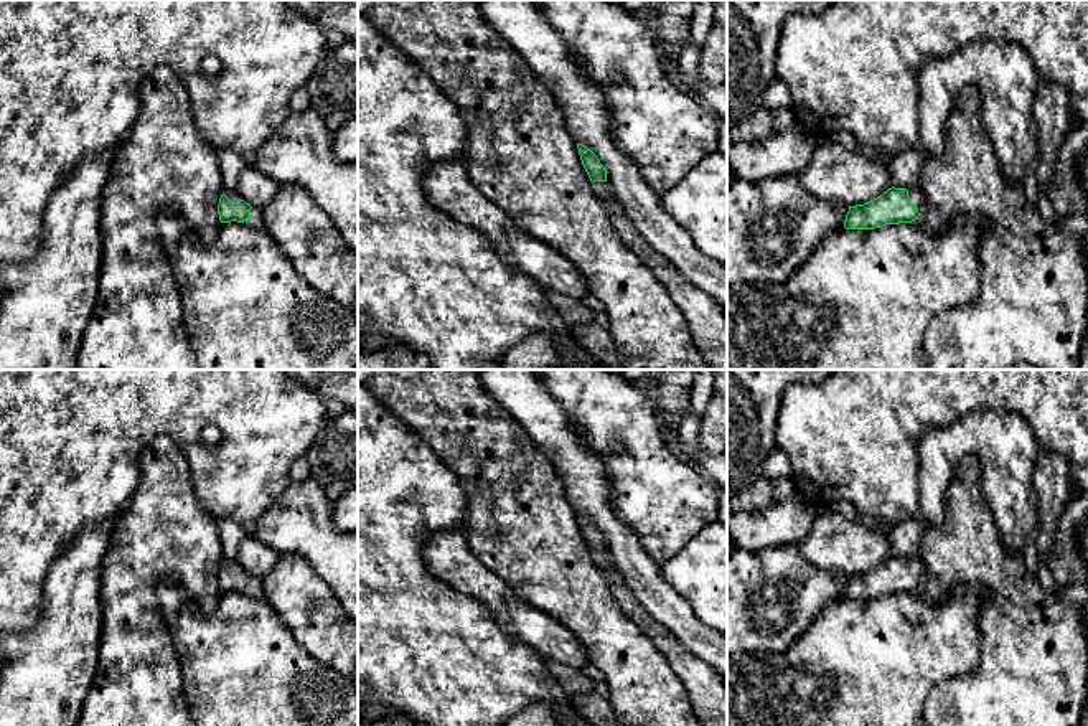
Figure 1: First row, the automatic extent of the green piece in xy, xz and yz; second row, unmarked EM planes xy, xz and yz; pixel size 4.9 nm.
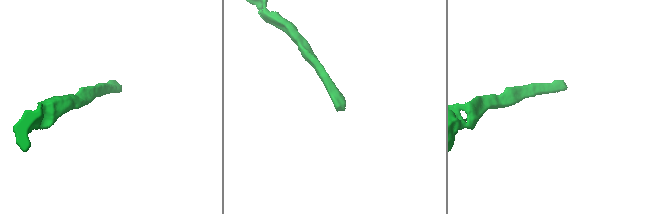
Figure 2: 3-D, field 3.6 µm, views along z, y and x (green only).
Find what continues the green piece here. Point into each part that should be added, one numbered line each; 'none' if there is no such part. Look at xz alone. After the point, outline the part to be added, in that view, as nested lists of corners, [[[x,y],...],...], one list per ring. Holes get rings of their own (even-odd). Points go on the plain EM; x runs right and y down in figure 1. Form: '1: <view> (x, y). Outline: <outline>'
1: xz (708, 692). Outline: [[[593,551],[592,559],[602,571],[615,601],[651,637],[653,644],[668,658],[671,670],[684,683],[701,726],[727,726],[725,680],[704,660],[682,647],[673,634],[646,612],[618,573],[608,551]]]

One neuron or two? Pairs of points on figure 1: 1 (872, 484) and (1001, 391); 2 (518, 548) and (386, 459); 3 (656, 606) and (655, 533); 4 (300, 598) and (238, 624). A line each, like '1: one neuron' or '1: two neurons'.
1: one neuron
2: two neurons
3: two neurons
4: two neurons

